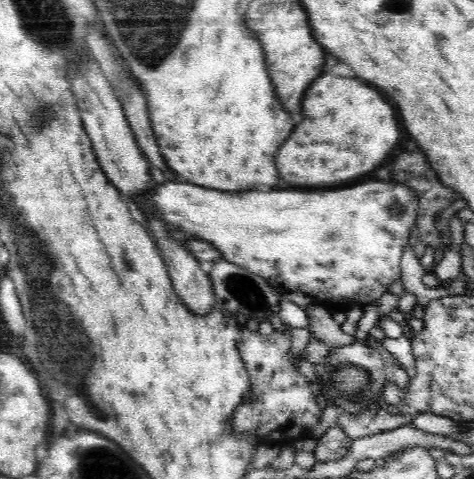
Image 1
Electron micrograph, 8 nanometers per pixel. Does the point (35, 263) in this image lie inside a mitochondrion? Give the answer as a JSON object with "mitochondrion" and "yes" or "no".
{"mitochondrion":"yes"}

